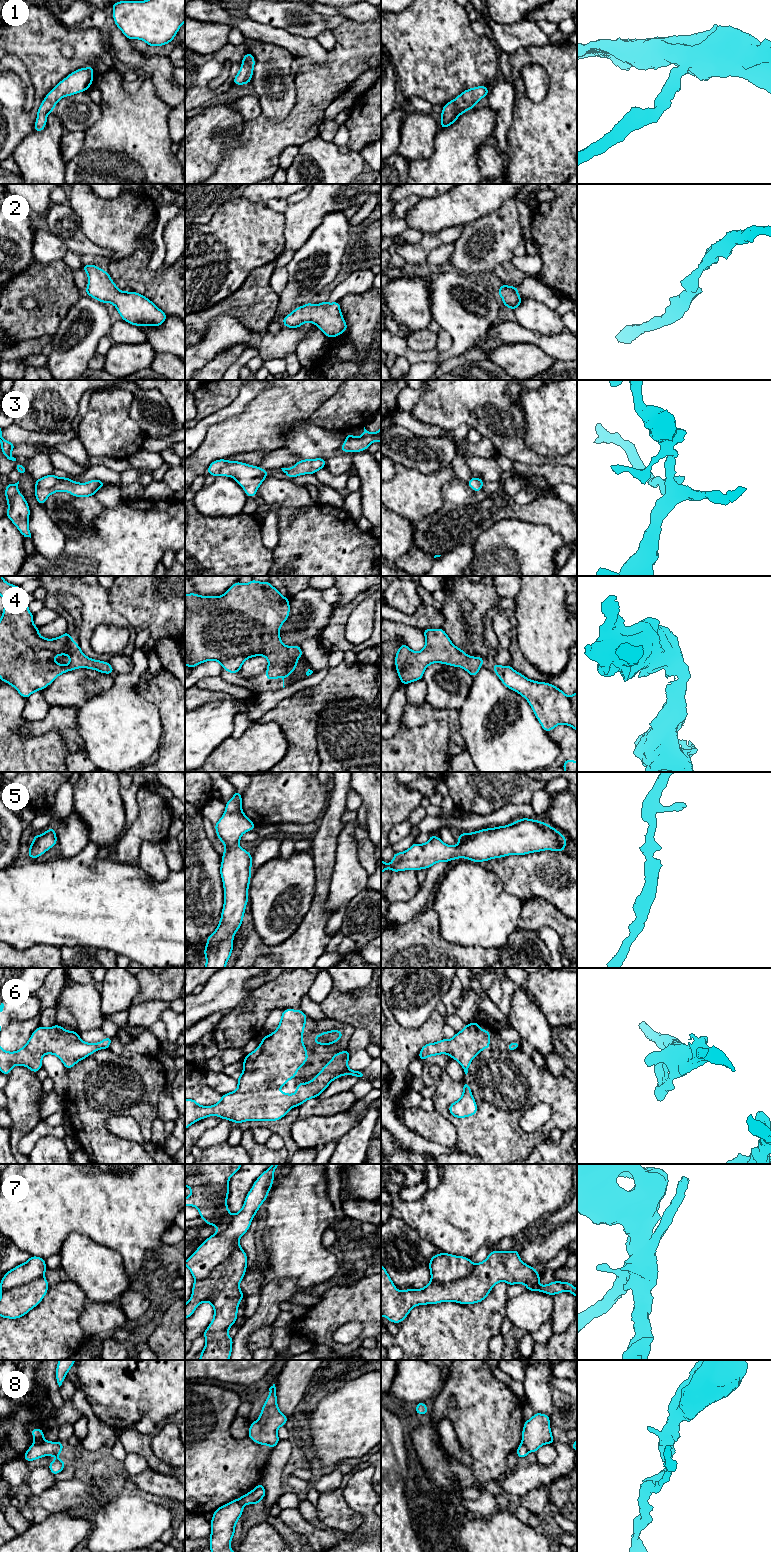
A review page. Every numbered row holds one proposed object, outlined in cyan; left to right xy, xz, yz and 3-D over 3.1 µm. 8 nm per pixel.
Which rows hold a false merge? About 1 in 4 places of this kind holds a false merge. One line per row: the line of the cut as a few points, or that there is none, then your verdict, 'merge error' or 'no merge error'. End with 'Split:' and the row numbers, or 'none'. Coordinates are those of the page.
1: cut none; no merge error
2: cut none; no merge error
3: cut none; no merge error
4: cut none; no merge error
5: cut none; no merge error
6: cut none; no merge error
7: cut none; no merge error
8: cut xz (229, 1502), (237, 1502), (242, 1506); merge error
Split: 8

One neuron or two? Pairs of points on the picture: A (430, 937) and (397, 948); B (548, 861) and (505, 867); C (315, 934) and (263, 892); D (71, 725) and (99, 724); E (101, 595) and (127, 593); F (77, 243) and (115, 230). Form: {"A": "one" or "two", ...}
{"A": "one", "B": "one", "C": "two", "D": "two", "E": "two", "F": "two"}

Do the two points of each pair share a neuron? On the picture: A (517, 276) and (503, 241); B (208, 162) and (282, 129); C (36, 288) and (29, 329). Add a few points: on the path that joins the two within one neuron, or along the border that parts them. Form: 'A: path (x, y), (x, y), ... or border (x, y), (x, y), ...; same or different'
A: border (510, 260), (502, 262), (493, 270); different
B: border (237, 135), (239, 144), (226, 153), (212, 173); different
C: path (42, 298), (42, 316), (39, 319); same

